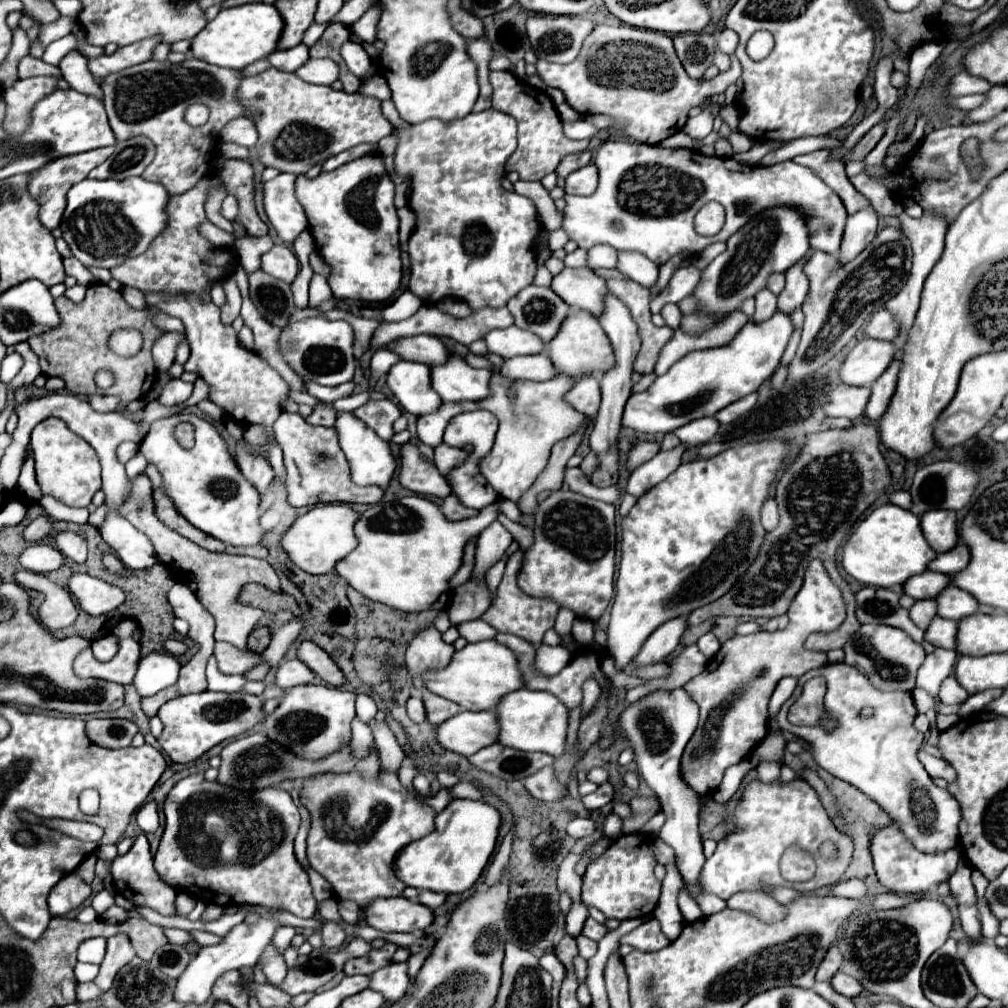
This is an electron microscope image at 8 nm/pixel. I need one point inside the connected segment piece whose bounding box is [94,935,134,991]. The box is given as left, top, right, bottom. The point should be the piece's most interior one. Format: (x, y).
(119, 952)

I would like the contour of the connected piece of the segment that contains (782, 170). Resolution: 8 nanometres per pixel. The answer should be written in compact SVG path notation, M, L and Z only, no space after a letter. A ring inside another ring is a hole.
M608 139L596 153L596 167L600 171L600 183L598 189L592 193L592 197L576 197L576 195L564 195L566 207L564 207L564 219L562 229L566 231L568 239L576 241L580 249L590 249L598 243L610 245L616 251L638 251L646 255L650 261L664 265L672 255L678 255L682 251L688 251L690 255L698 255L714 241L726 241L730 235L734 235L738 229L742 229L752 213L760 213L770 207L792 207L798 213L804 215L808 235L810 235L810 247L836 255L838 243L844 235L844 223L846 223L846 209L840 197L818 177L810 167L798 165L794 161L776 163L770 167L760 165L740 165L732 157L720 159L720 157L704 157L698 151L690 149L664 149L664 147L652 147L636 141L624 141L624 139ZM718 201L726 209L726 223L722 231L714 237L702 237L694 231L694 215L698 209L708 203Z

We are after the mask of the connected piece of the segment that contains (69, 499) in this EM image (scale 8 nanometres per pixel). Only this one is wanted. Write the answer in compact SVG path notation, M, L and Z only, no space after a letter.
M48 417L32 431L32 451L36 463L36 479L44 495L52 495L70 507L86 507L100 487L100 463L96 451L82 437L72 433L62 419Z

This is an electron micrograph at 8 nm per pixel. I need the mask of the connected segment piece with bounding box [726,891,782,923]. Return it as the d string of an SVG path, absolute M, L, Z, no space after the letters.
M742 891L732 895L728 901L730 909L740 909L740 911L754 911L754 915L758 915L760 919L766 919L774 923L774 919L782 919L782 905L772 899L766 893L750 893L750 891Z

